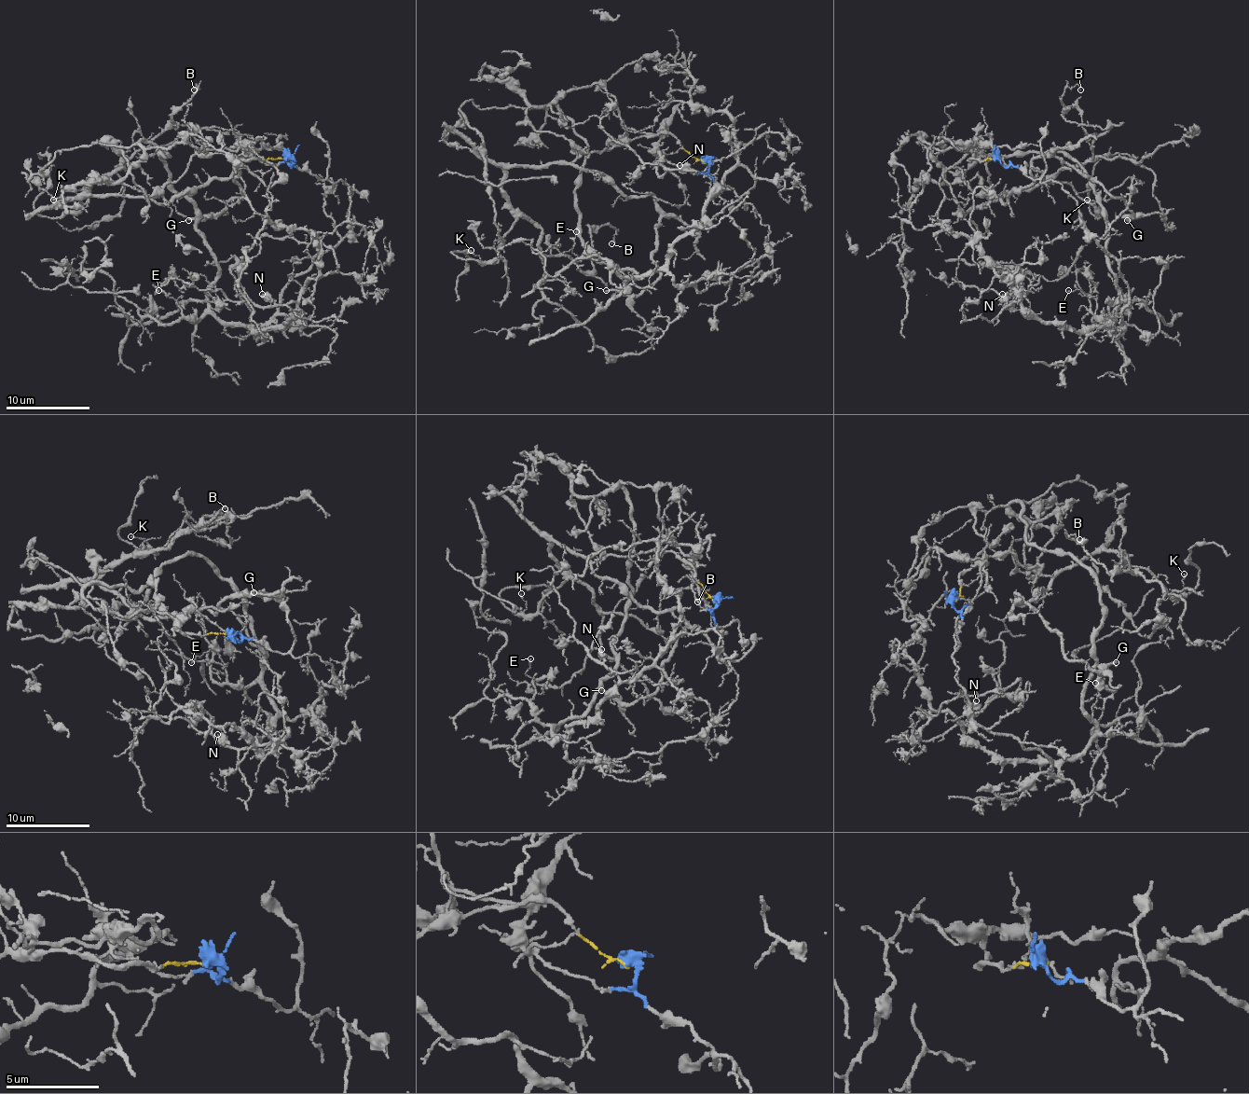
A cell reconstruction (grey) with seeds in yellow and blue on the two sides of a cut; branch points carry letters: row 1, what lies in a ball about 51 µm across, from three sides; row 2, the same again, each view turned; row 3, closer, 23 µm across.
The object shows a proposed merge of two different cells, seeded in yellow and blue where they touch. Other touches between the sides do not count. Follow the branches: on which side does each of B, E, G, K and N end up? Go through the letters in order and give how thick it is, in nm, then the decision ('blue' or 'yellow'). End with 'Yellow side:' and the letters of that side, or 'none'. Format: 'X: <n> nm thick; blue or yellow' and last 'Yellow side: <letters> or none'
B: 110 nm thick; yellow
E: 80 nm thick; blue
G: 200 nm thick; yellow
K: 100 nm thick; yellow
N: 340 nm thick; blue
Yellow side: B, G, K

